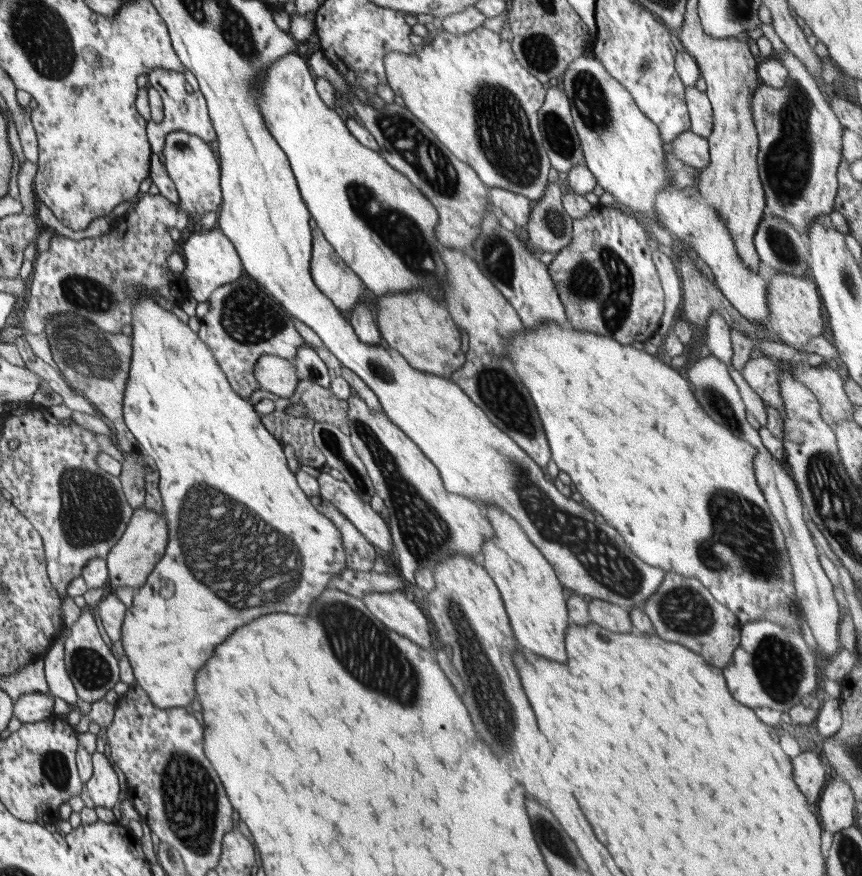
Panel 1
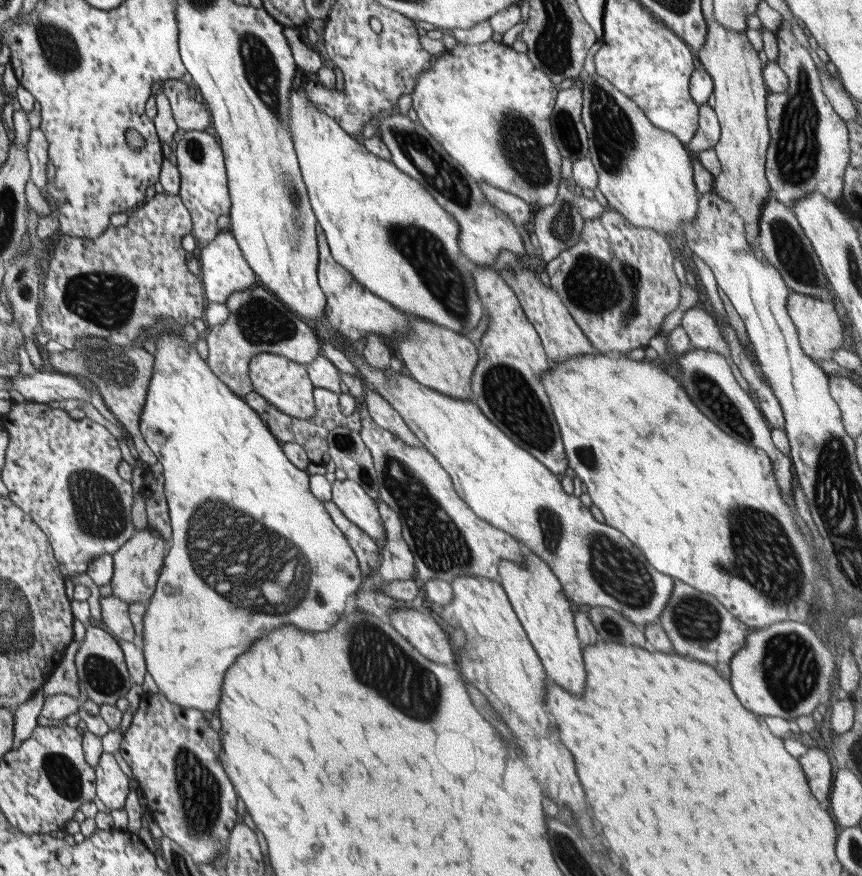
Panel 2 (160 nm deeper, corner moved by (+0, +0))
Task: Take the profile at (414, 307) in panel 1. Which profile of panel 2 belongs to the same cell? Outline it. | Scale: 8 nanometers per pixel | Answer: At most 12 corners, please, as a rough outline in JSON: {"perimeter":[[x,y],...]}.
{"perimeter":[[410,315],[395,340],[416,382],[472,399],[478,344]]}

